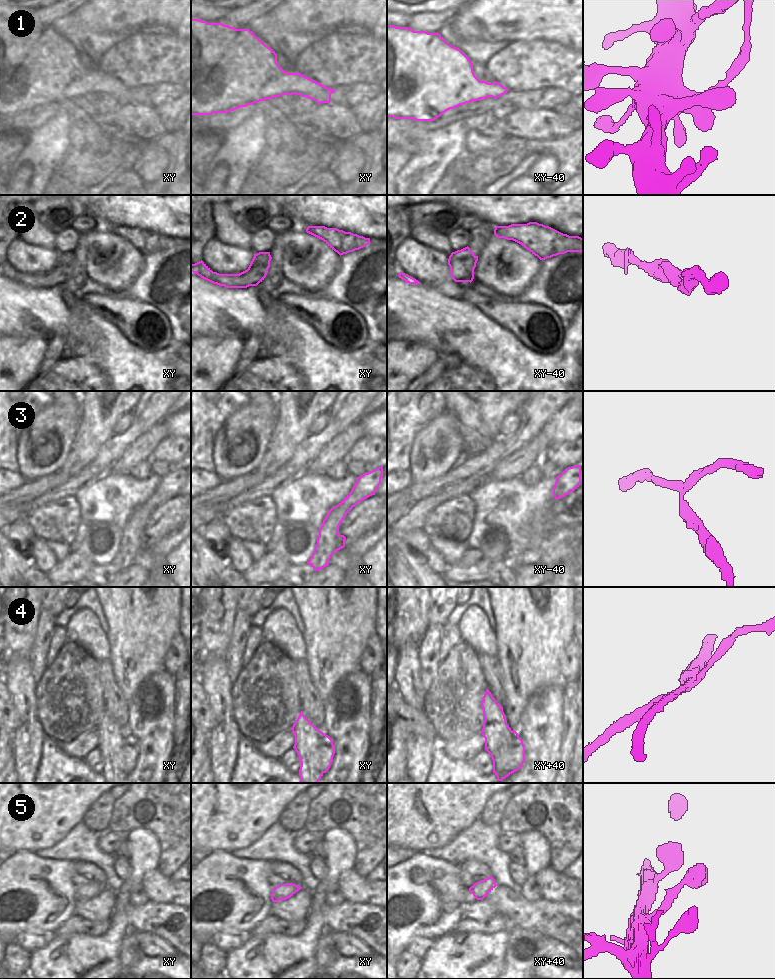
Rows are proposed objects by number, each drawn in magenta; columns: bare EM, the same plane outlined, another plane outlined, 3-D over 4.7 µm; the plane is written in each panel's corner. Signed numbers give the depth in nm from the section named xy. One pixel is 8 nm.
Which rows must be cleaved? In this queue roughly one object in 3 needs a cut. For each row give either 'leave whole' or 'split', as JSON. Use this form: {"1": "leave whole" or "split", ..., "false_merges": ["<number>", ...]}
{"1": "split", "2": "leave whole", "3": "split", "4": "split", "5": "leave whole", "false_merges": ["1", "3", "4"]}

